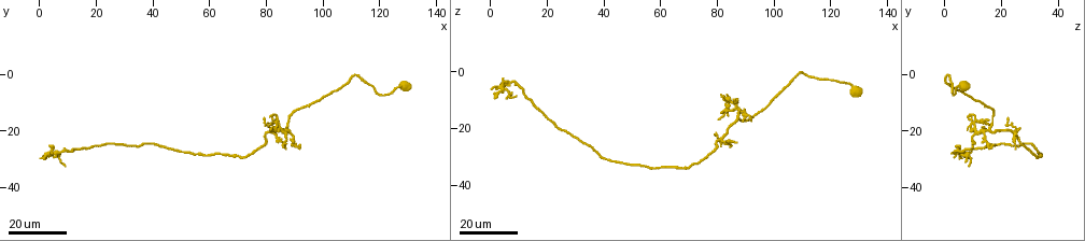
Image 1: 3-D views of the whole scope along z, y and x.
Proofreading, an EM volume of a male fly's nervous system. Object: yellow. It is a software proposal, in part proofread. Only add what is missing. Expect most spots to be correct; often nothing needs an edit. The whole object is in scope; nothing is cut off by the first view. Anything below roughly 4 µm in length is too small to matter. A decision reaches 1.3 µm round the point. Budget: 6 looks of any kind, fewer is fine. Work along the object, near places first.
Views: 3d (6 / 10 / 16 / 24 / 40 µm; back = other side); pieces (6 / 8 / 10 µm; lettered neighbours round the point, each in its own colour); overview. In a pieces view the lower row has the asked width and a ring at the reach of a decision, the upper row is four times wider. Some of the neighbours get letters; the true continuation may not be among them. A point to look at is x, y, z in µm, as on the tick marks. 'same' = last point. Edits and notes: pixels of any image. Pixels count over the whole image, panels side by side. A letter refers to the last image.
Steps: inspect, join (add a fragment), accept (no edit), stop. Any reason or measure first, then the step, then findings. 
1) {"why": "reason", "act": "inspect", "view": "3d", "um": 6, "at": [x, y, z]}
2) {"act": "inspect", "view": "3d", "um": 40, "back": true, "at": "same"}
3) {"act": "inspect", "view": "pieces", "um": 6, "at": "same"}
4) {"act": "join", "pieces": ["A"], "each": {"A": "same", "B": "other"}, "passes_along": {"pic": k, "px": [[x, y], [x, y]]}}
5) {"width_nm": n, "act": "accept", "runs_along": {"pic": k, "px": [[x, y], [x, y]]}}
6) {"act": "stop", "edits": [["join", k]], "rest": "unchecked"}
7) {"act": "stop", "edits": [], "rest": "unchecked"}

{"why": "long arm stops here", "act": "inspect", "view": "3d", "um": 24, "at": [8, 32, 8]}

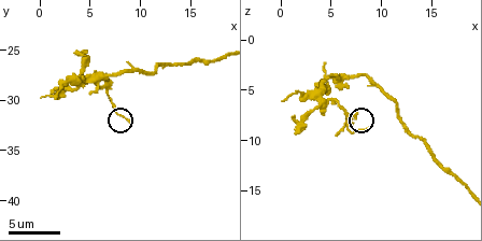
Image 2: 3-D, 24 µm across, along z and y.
{"act": "inspect", "view": "pieces", "um": 8, "at": [9.2, 32.4, 8.8]}

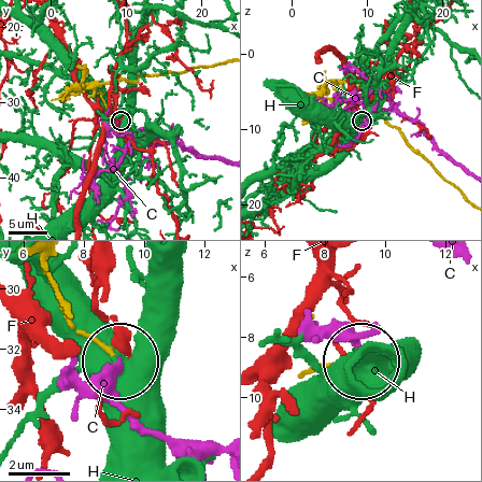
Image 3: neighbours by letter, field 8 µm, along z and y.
{"width_nm": 90, "act": "accept", "each": {"C": "other", "F": "other", "H": "other"}, "found": "no lettered fragment goes on from it"}

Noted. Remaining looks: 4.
{"why": "thin end", "act": "inspect", "view": "3d", "um": 16, "at": [87, 25, 10]}

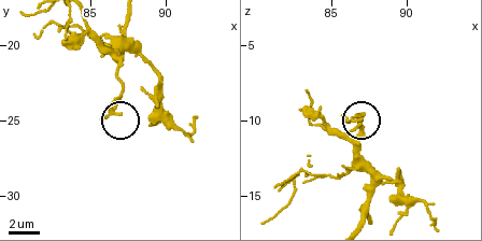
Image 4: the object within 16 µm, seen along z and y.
{"act": "inspect", "view": "pieces", "um": 10, "at": [85.8, 25.6, 10.0]}

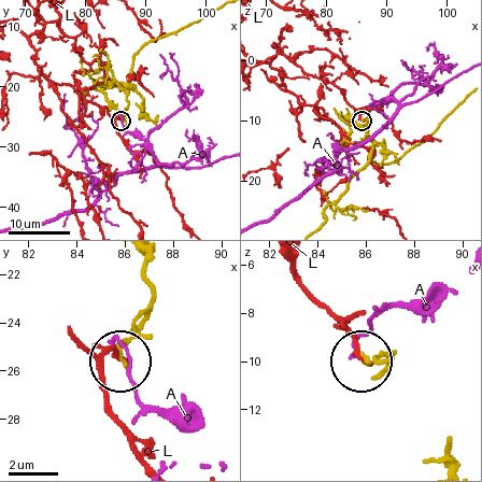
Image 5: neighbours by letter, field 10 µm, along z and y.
{"act": "accept", "each": {"A": "other", "L": "other"}, "runs_along": {"pic": 5, "px": [[146, 263], [153, 299], [122, 359]]}, "found": "no lettered fragment goes on from it"}

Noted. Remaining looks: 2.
{"why": "branch stops here", "act": "inspect", "view": "3d", "um": 24, "at": [83, 20, 10]}

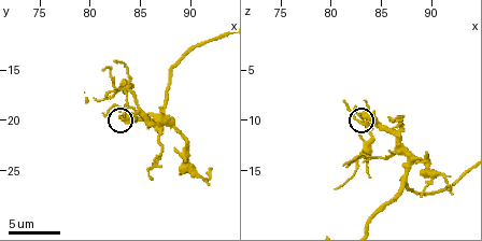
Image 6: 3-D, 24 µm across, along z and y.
{"act": "inspect", "view": "pieces", "um": 10, "at": [83.2, 20.0, 9.6]}

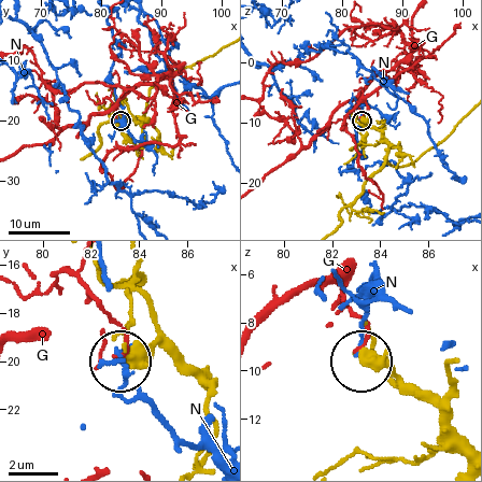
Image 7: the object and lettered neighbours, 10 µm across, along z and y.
{"width_nm": 490, "act": "accept", "each": {"G": "other", "N": "other"}, "found": "none of them fits"}

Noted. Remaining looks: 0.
{"act": "stop", "edits": [], "rest": "unchecked"}

